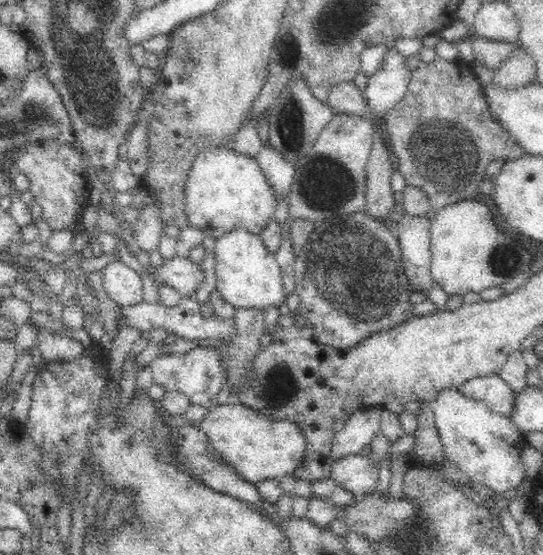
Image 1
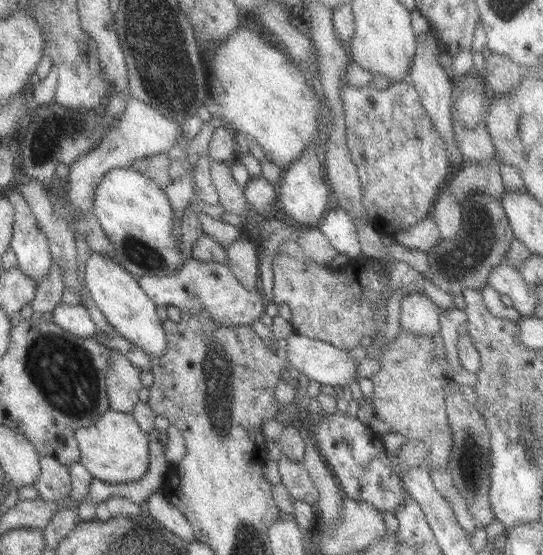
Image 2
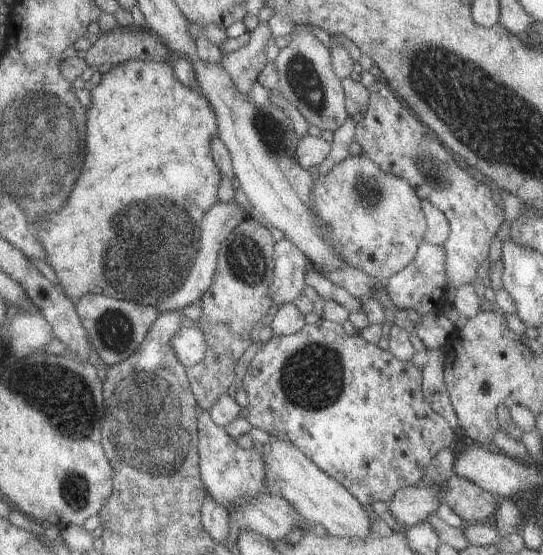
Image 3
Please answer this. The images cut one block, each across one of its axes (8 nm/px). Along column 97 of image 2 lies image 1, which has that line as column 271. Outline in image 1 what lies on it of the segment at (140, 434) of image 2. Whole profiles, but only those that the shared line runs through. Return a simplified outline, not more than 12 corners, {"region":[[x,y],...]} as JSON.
{"region":[[230,402],[200,424],[252,486],[292,478],[306,438],[290,418]]}

